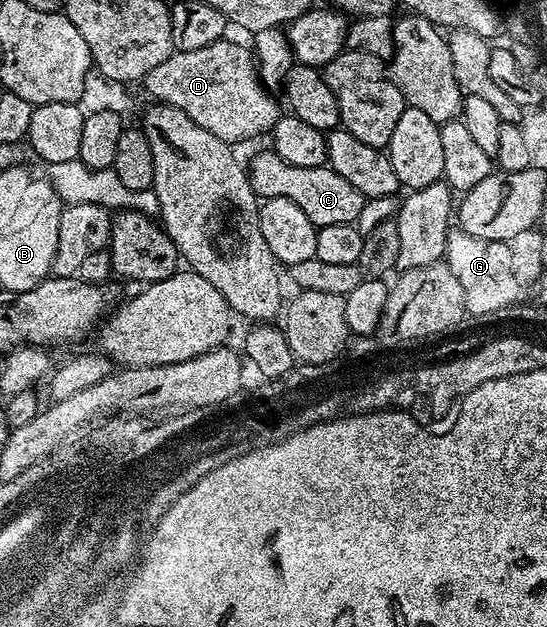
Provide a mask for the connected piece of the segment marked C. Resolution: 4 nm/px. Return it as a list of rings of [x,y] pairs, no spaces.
[[[270,151],[259,153],[249,162],[247,169],[248,179],[251,181],[252,191],[259,199],[268,197],[280,197],[289,199],[305,211],[307,218],[316,227],[332,225],[333,223],[345,223],[353,225],[357,215],[361,215],[361,207],[365,198],[353,183],[348,183],[337,175],[327,165],[321,167],[293,167],[293,163],[285,163],[281,155]]]

